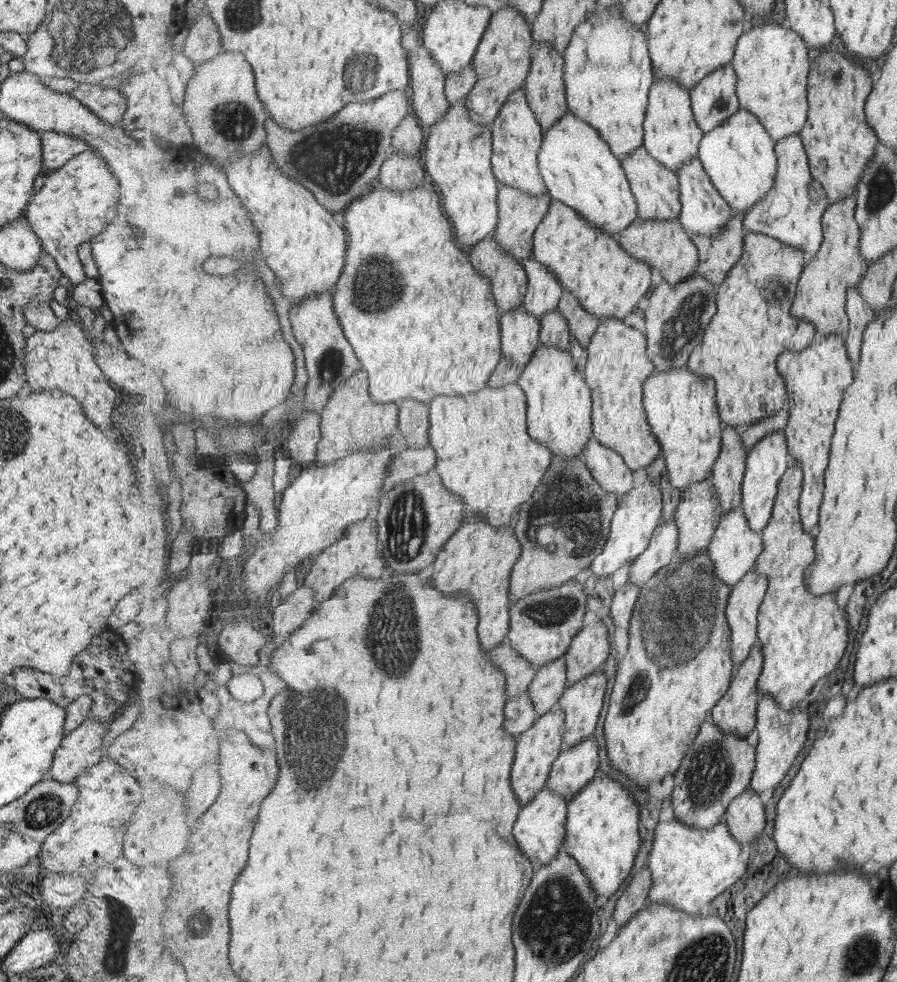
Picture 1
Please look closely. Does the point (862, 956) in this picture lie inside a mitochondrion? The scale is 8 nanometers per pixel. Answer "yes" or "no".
yes

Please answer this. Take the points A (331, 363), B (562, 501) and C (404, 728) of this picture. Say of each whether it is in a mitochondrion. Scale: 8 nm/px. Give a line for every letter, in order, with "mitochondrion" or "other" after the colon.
A: mitochondrion
B: mitochondrion
C: other

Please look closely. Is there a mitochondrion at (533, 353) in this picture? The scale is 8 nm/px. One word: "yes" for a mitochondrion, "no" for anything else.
no

